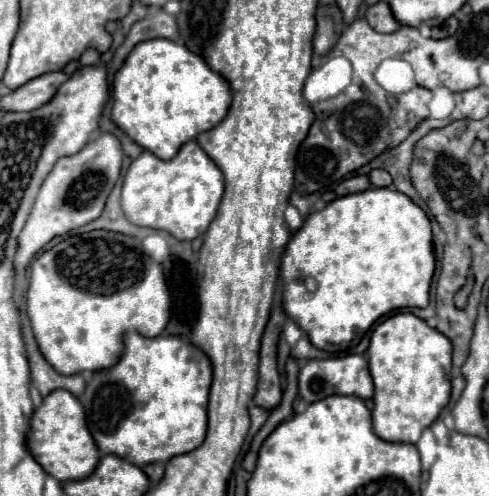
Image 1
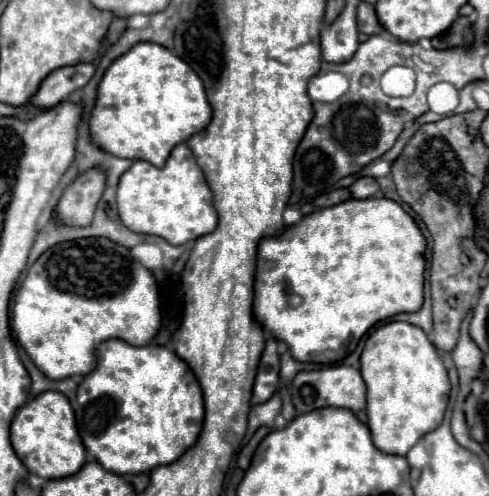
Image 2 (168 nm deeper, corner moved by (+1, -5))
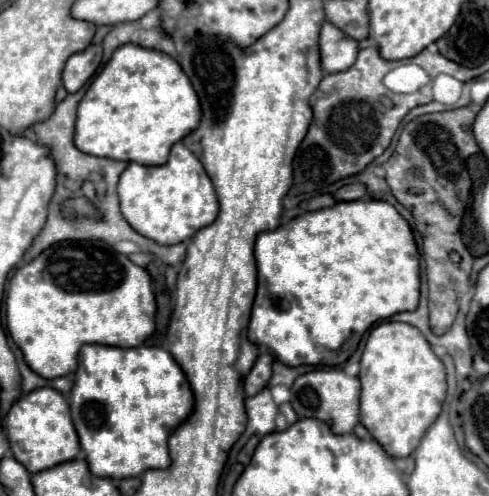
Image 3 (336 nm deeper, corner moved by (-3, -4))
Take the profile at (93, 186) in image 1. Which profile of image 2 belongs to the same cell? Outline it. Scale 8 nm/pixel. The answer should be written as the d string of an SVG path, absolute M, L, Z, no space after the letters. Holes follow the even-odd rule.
M90 169L80 175L74 183L66 185L60 193L56 213L58 221L64 225L84 227L92 221L94 207L104 191L104 173L100 169Z

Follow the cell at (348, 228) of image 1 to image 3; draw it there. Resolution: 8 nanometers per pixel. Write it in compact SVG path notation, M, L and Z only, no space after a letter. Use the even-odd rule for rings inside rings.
M384 200L336 202L330 208L304 212L272 232L256 238L258 292L248 326L248 338L268 346L286 366L338 366L358 348L362 334L378 320L416 310L420 298L420 252L408 222Z

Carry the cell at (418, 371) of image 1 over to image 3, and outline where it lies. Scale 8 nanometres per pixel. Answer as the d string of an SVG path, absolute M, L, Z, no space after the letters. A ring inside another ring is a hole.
M384 322L372 328L360 360L362 394L360 420L392 458L404 458L420 444L424 432L442 414L446 370L424 334L404 322Z

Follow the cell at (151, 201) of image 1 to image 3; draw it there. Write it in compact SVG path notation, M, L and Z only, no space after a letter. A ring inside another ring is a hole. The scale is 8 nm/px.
M174 144L170 158L162 166L128 164L118 182L120 210L128 224L142 236L158 244L180 244L190 240L200 228L212 224L218 214L218 200L200 160L182 144Z

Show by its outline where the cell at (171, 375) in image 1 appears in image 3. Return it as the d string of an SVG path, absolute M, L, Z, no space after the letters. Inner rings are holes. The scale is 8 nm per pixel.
M84 344L78 356L70 412L90 472L100 478L132 478L148 468L168 468L168 438L190 418L194 394L184 370L160 346L118 348Z

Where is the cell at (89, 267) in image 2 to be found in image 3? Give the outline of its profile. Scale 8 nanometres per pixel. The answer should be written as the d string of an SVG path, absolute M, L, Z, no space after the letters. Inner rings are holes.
M98 240L52 244L36 260L16 270L6 294L6 326L12 340L22 350L28 366L50 380L76 372L78 352L88 342L120 348L140 346L154 332L154 314L156 300L148 270Z

